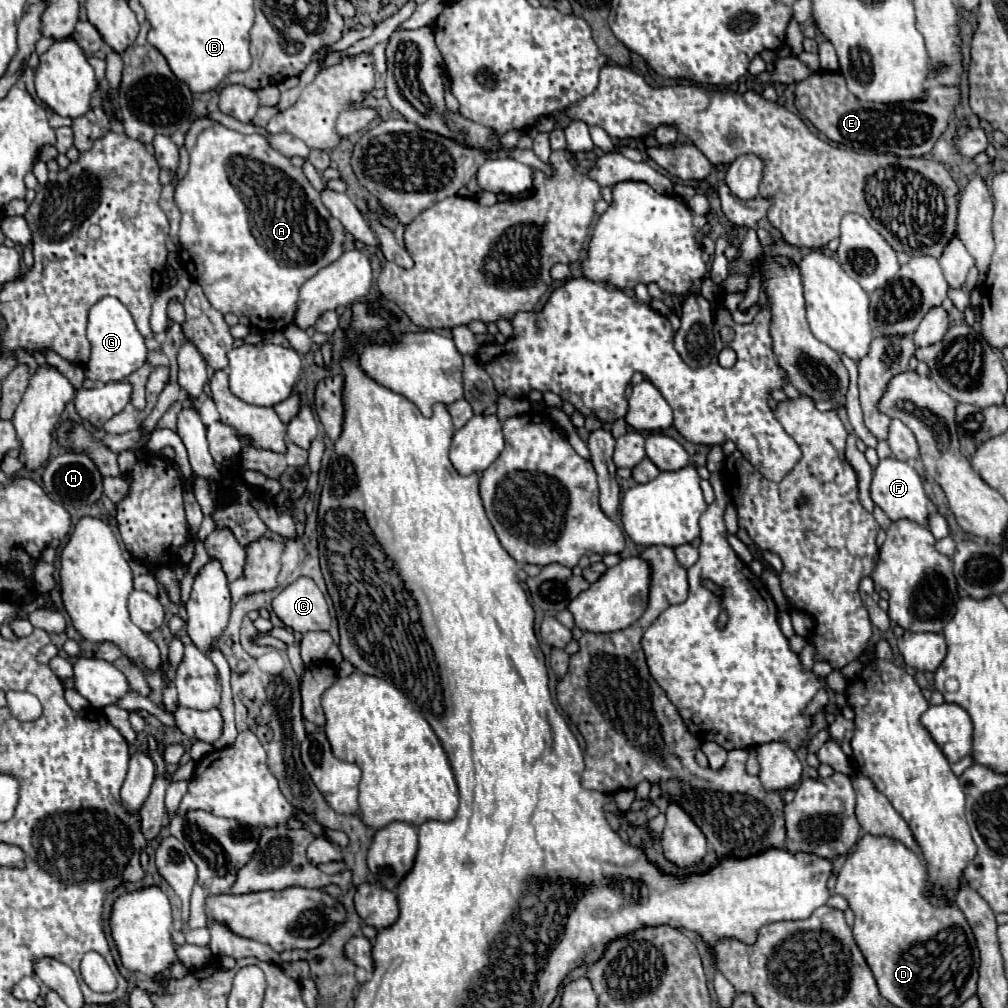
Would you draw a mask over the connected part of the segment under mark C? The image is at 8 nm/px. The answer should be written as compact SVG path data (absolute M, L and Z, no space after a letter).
M299 578L283 588L271 602L279 620L295 632L329 630L331 618L325 596L311 578Z

